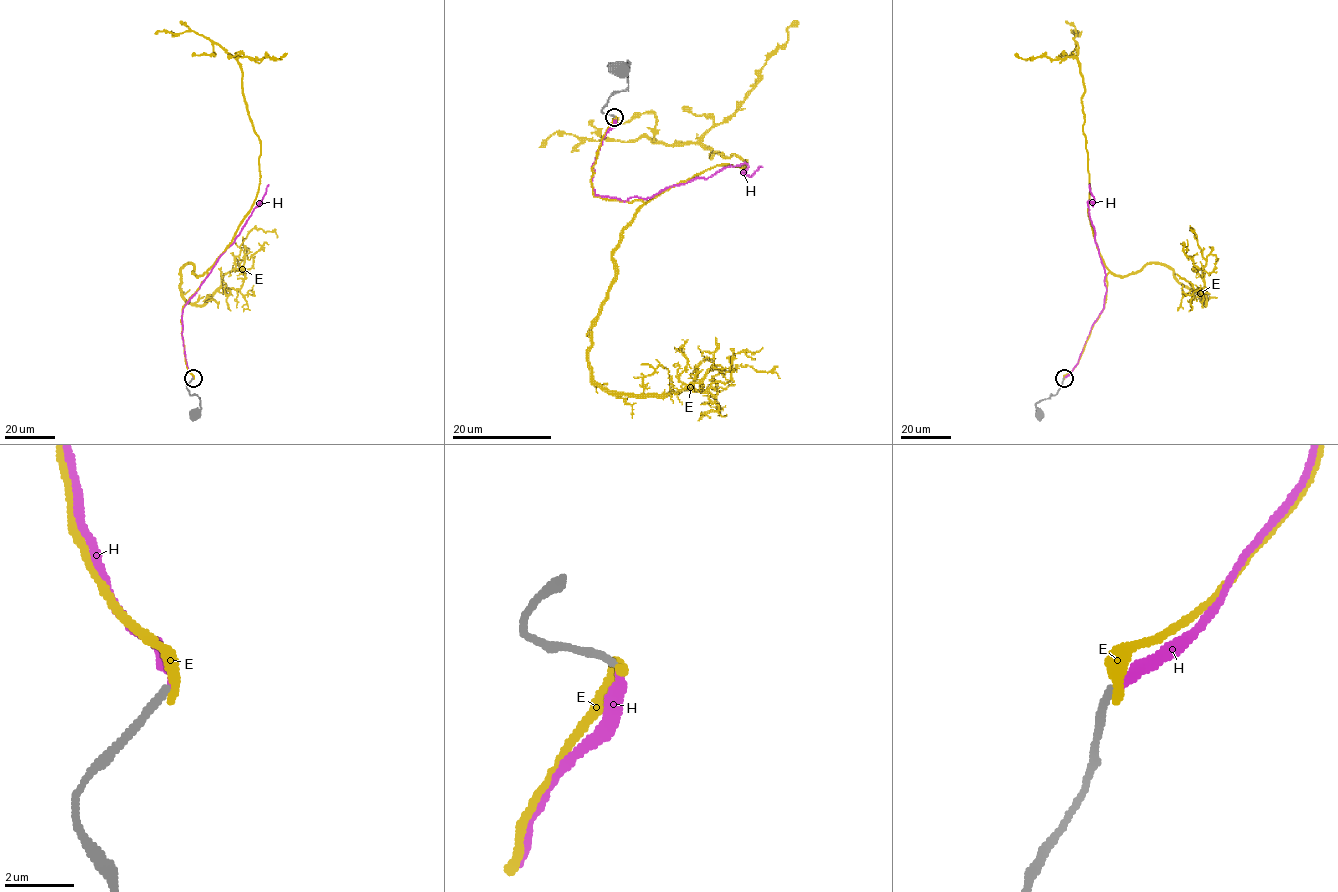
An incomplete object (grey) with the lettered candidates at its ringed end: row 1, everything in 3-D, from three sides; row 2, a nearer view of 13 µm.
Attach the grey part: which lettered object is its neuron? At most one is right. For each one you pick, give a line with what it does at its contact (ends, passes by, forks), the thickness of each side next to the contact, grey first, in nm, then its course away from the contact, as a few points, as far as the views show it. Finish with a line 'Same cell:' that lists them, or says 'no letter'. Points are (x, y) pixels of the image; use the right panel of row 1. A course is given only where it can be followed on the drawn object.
H: it ends; calibres 240 and 280 nm; course (1064, 378), (1078, 360), (1106, 291), (1088, 214), (1087, 202), (1092, 205), (1094, 200), (1089, 184)
Same cell: H

